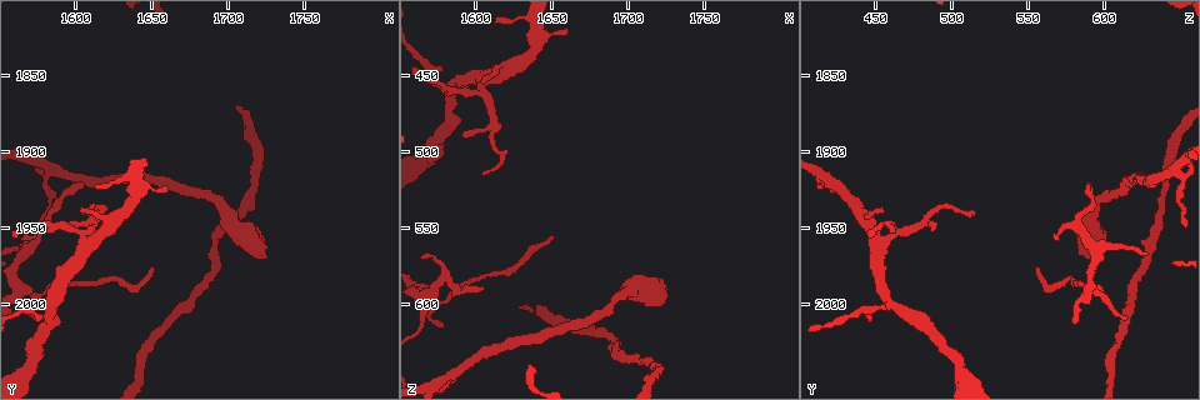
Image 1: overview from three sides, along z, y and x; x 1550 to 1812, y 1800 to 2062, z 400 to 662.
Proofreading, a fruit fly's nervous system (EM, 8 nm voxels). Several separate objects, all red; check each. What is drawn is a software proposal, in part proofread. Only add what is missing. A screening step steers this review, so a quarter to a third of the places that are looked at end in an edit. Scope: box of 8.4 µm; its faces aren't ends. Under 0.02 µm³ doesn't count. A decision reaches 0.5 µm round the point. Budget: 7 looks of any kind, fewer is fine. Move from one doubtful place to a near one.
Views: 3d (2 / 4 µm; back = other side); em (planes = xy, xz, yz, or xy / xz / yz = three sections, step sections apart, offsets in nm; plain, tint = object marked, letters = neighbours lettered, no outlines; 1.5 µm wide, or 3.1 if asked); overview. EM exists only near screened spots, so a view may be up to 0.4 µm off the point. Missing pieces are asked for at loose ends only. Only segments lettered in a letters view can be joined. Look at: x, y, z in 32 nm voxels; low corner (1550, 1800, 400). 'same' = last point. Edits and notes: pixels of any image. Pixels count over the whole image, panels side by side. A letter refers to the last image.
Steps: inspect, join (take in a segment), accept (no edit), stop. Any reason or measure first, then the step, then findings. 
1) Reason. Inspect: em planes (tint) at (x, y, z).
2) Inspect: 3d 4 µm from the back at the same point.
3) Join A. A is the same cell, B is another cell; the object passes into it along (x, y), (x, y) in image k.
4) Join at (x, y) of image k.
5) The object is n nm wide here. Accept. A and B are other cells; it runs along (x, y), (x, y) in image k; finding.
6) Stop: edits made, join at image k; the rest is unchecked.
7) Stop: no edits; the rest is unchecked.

Free end. Inspect: em planes (letters) at (1662, 1924, 420).

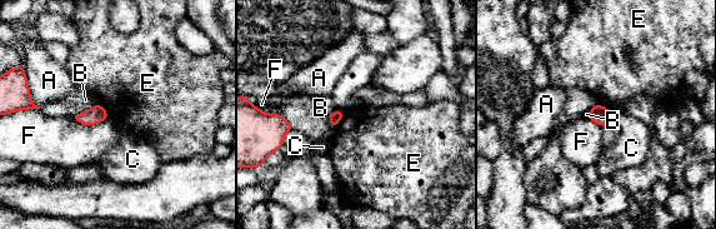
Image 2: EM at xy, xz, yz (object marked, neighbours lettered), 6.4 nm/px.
Accept. A, B, C, E and F are other cells; a border runs along (345, 111), (335, 129) in image 2; none of them fits.

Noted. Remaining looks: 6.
Branch stops here. Inspect: 3d 4 µm from the back at (1724, 1970, 590).

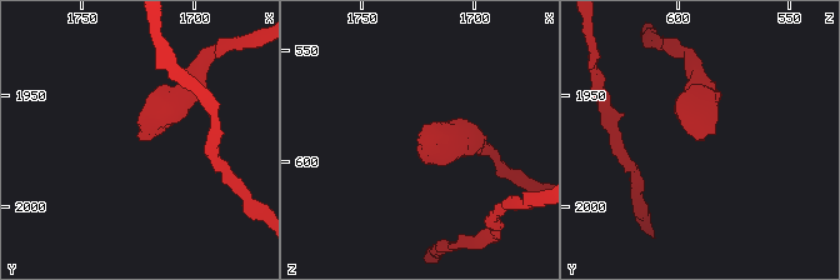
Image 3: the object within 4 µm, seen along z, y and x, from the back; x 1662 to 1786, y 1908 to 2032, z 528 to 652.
Inspect: em yz step 8 (tint) at (1725, 1969, 589).

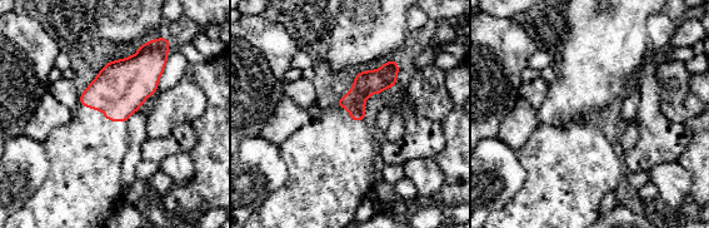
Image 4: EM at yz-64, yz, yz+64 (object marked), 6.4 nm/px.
Inspect: em planes (letters) at the same point.

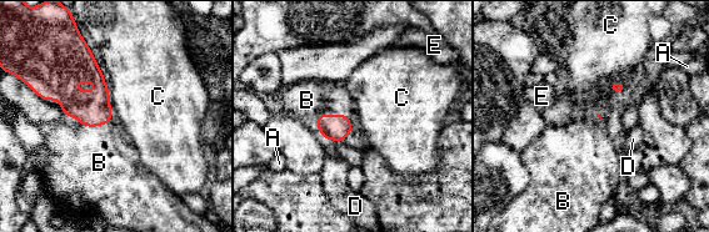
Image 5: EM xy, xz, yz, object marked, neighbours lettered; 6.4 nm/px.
Join B. B is the same cell, A, C, D and E are other cells; the object passes into it along (336, 127), (338, 115), (306, 100) in image 5; the cell continues.

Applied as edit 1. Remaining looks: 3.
Inspect: overview.

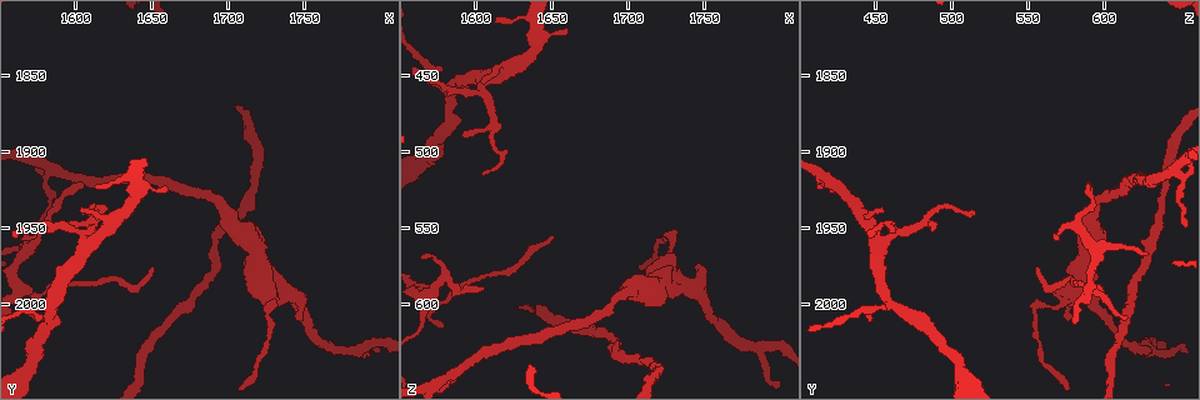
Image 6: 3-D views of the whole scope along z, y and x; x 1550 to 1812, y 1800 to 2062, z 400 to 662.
Free end. Inspect: em planes (letters) at (1578, 2006, 614).

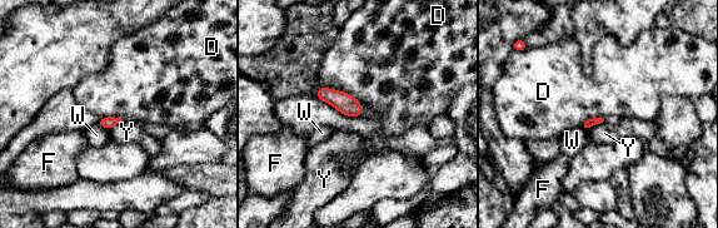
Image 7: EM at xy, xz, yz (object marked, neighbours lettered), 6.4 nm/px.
The longest contact is with D, 300 nm. Accept. D, F, W and Y are other cells; a border runs along (325, 87), (353, 95), (362, 115) in image 7; none of them fits.

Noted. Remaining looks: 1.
Stop: edits made, join at image 5; the rest is unchecked.

